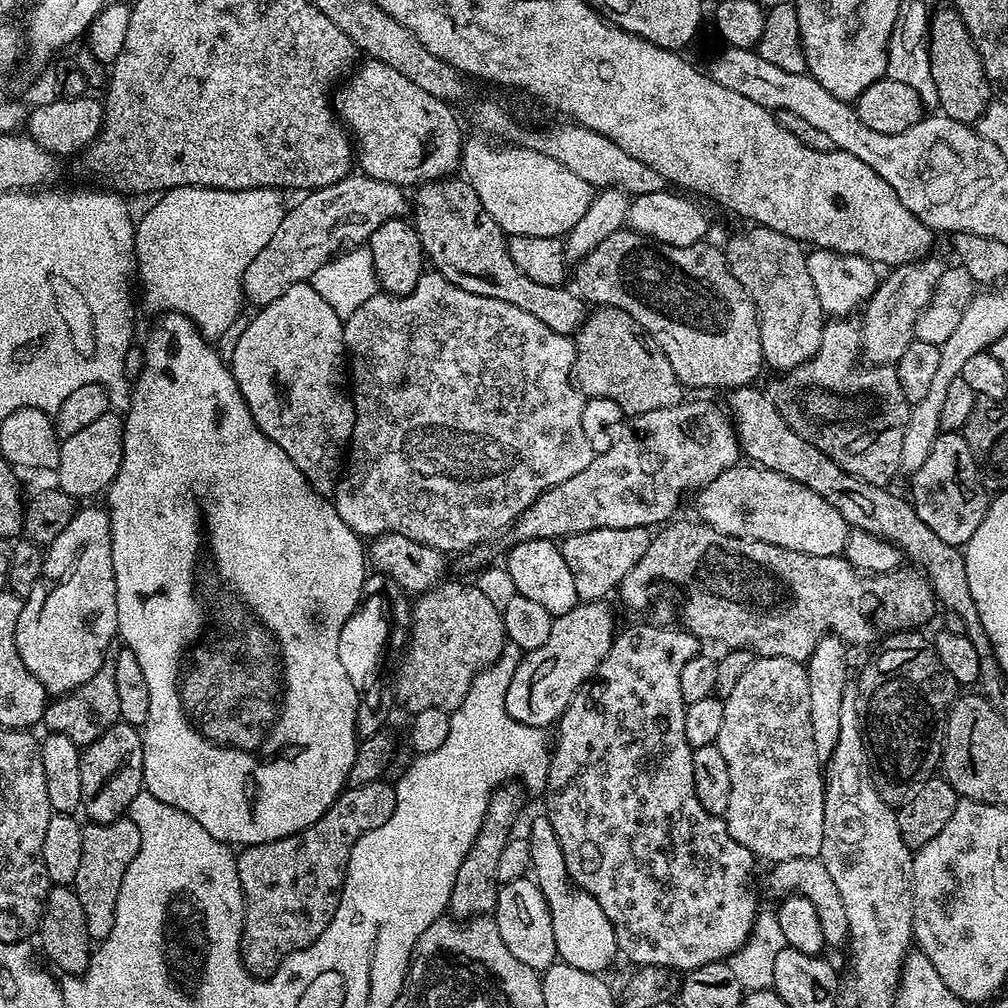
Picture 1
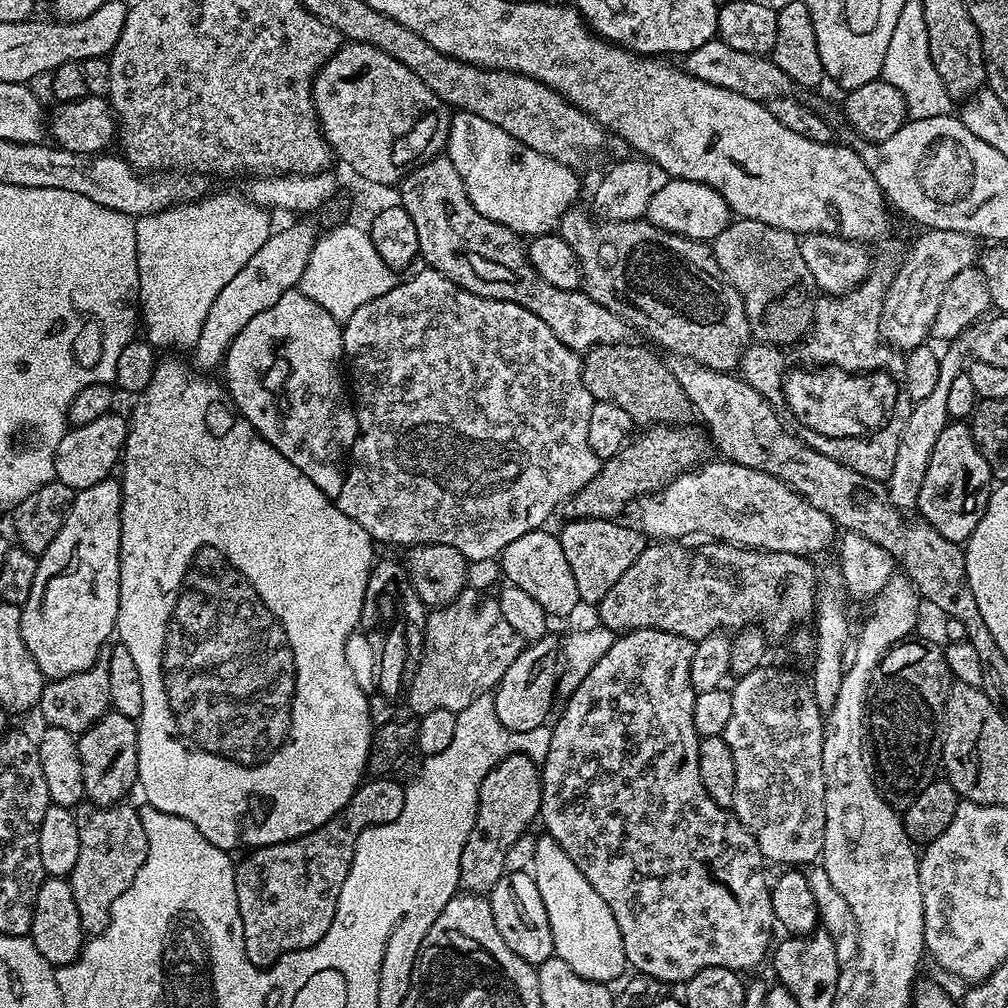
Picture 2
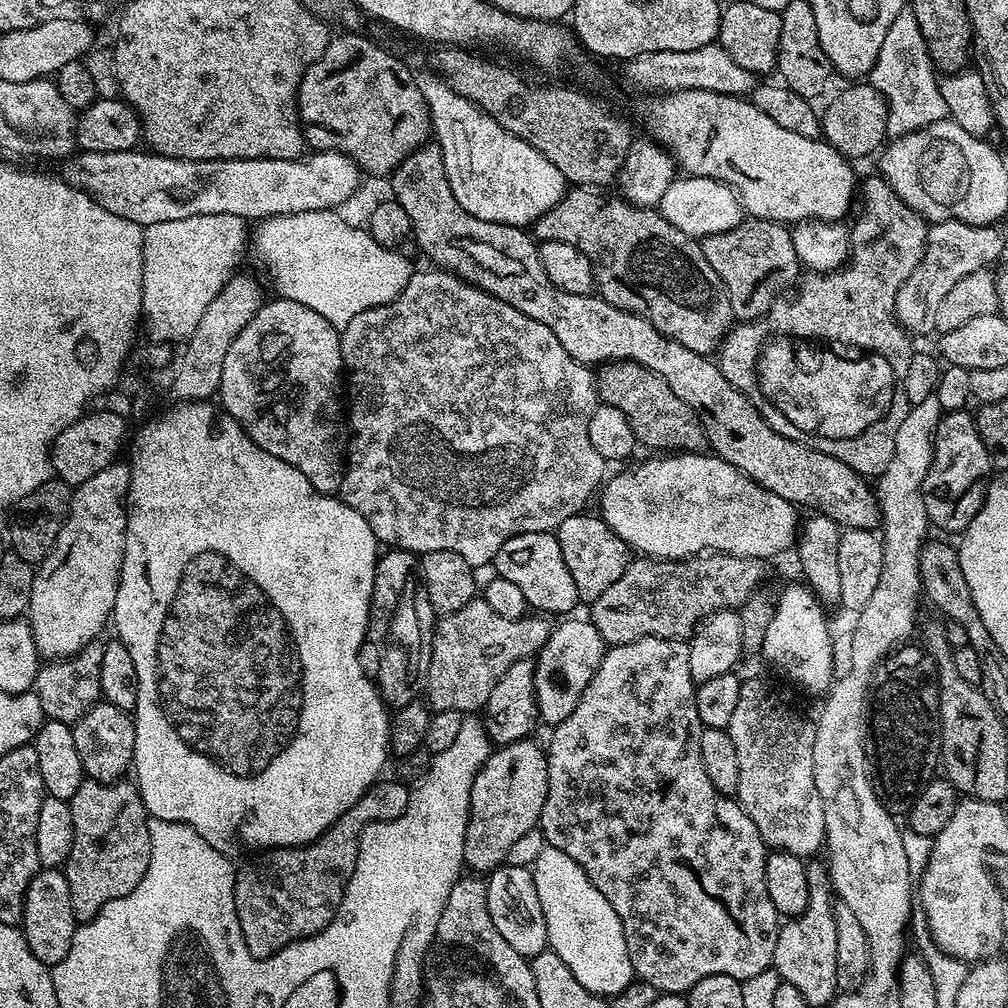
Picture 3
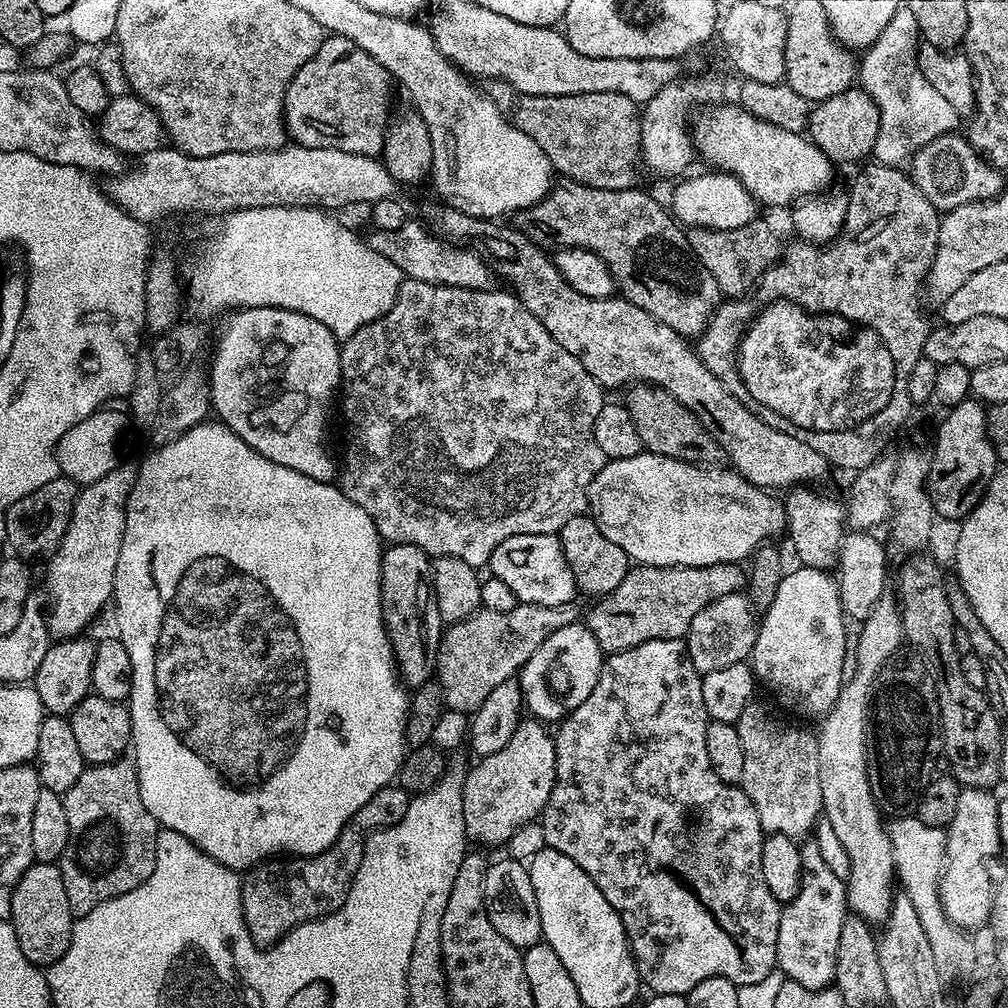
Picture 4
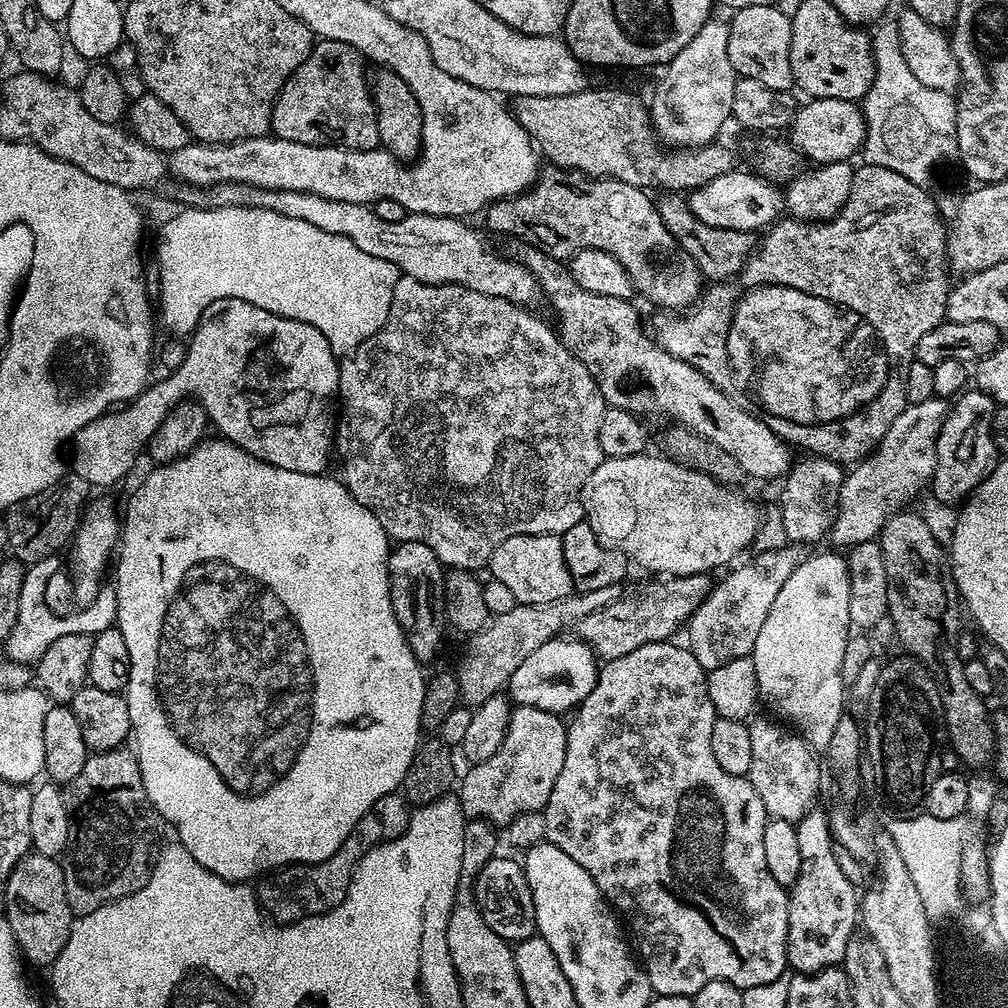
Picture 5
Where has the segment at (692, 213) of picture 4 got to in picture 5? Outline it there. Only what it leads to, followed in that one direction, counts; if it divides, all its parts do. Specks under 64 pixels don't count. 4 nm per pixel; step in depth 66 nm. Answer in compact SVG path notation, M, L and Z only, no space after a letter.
M733 170L722 174L722 178L714 178L714 182L706 182L706 186L693 188L687 193L686 199L690 210L698 218L702 218L706 226L756 232L767 229L781 215L779 212L785 207L781 189L776 189L779 187L773 186L755 171L740 171Z

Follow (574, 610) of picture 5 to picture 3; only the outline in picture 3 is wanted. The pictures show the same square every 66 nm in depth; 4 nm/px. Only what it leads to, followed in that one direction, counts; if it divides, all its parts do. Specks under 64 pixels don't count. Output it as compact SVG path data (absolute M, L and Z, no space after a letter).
M483 598L466 602L462 610L454 610L454 614L441 616L436 621L432 633L432 652L429 654L430 670L428 671L428 686L426 700L436 710L458 710L465 714L476 714L483 709L490 698L490 690L498 686L498 678L514 666L514 662L535 657L548 641L553 625L547 624L545 617L540 614L529 614L521 620L502 618Z

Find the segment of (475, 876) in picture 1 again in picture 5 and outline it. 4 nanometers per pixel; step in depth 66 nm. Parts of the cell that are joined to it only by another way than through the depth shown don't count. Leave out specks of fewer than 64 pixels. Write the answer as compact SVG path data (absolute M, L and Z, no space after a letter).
M530 706L513 707L502 746L486 762L471 765L464 781L463 776L459 781L458 795L465 817L487 820L493 826L507 826L518 814L543 812L562 770L567 733L565 721L557 713Z

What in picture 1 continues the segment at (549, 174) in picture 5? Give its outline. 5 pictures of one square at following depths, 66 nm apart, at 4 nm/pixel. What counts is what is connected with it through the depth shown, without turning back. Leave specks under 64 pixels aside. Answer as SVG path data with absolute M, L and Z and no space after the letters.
M621 230L610 234L606 242L598 242L598 246L575 265L575 287L589 305L621 308L633 316L645 333L658 342L666 358L670 358L670 366L674 366L674 374L685 389L743 388L755 381L752 379L764 364L760 316L750 294L740 285L738 278L734 278L723 251L708 243L670 246L640 232Z

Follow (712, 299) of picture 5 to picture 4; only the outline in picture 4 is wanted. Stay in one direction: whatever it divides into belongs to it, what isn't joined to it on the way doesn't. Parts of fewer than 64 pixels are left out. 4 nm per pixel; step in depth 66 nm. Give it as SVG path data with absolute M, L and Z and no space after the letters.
M758 283L753 291L754 298L748 300L740 300L744 298L736 298L733 300L725 301L721 303L716 310L716 315L712 317L708 327L705 328L697 339L696 353L700 357L700 360L711 371L712 374L743 405L755 415L760 412L764 412L764 408L768 408L768 412L780 412L776 408L772 408L770 404L762 402L760 398L754 396L754 392L750 390L748 382L746 382L746 376L744 376L744 368L742 368L742 356L744 356L744 344L750 336L750 332L754 330L754 326L760 322L760 318L772 310L774 306L792 306L796 308L802 316L808 316L808 318L826 318L826 320L840 320L844 326L846 326L846 332L844 334L844 344L850 344L850 342L856 342L860 334L872 334L880 346L886 350L888 358L890 358L890 364L892 364L892 384L890 384L890 390L888 390L888 396L884 398L884 404L878 406L876 410L872 410L872 413L878 414L880 417L884 415L884 408L888 408L888 404L892 404L892 400L896 400L896 388L900 388L900 364L896 364L896 356L892 356L892 348L888 348L888 340L884 340L884 332L880 332L880 328L876 328L876 324L868 324L868 320L856 320L856 316L848 316L848 312L840 312L840 308L812 308L812 304L800 304L800 300L792 300L792 296L780 296L780 292L772 292L772 288L764 288L764 285Z

